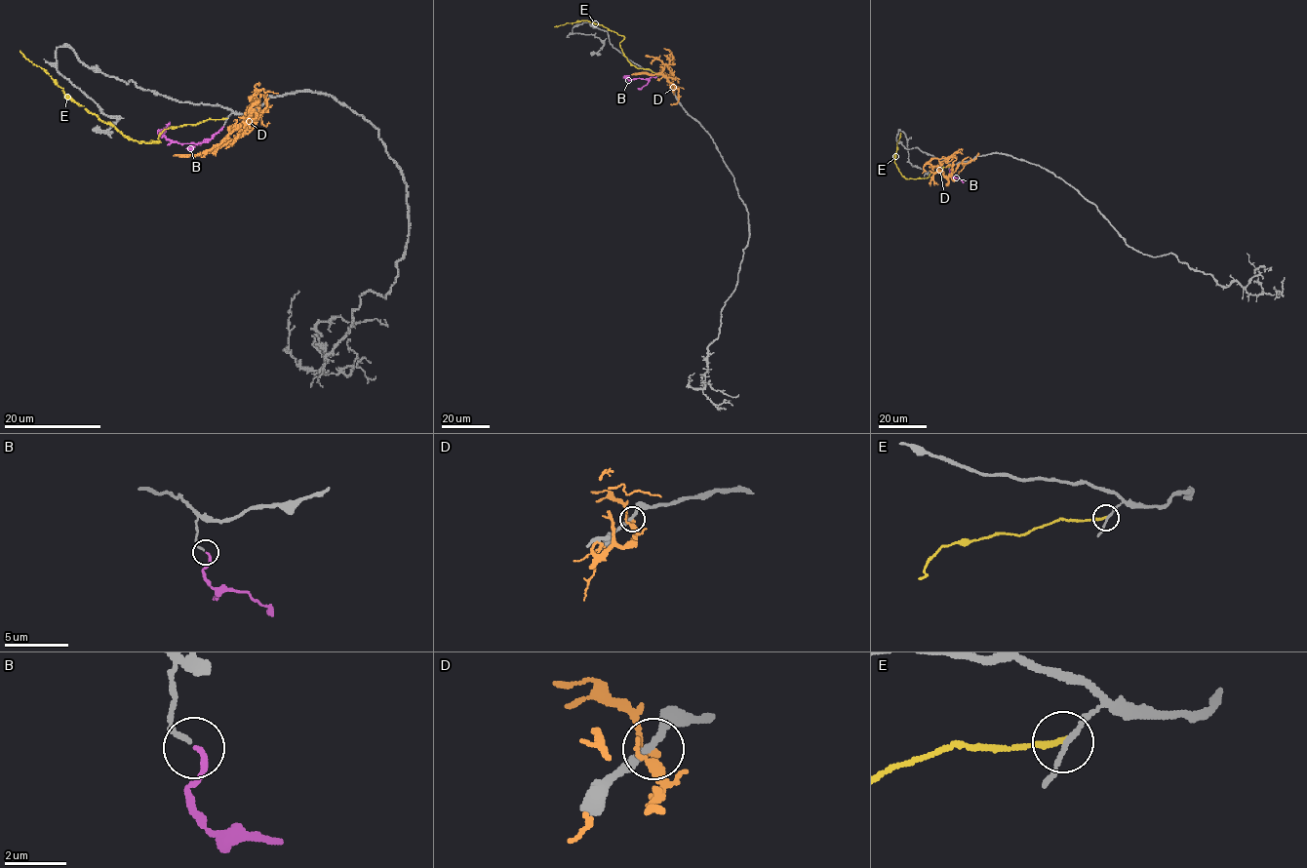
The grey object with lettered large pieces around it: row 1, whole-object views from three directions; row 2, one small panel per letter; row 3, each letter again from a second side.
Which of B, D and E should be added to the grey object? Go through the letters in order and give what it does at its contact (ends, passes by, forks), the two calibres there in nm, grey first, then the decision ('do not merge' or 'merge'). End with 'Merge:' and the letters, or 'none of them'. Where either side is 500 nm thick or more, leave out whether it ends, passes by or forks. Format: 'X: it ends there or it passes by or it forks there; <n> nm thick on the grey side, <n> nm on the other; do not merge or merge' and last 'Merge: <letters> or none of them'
B: it ends there; 150 nm thick on the grey side, 180 nm on the other; merge
D: it passes by; 220 nm thick on the grey side, 170 nm on the other; do not merge
E: it ends there; 140 nm thick on the grey side, 200 nm on the other; do not merge
Merge: B

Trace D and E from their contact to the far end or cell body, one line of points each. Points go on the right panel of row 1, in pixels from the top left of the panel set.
D: (974, 158), (960, 163), (947, 177), (939, 170), (939, 163), (956, 152), (963, 154)
E: (949, 167), (932, 172), (928, 177), (905, 178), (894, 160), (900, 133)

